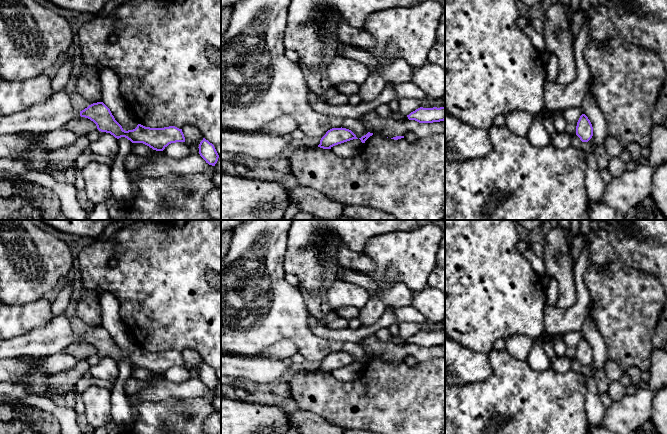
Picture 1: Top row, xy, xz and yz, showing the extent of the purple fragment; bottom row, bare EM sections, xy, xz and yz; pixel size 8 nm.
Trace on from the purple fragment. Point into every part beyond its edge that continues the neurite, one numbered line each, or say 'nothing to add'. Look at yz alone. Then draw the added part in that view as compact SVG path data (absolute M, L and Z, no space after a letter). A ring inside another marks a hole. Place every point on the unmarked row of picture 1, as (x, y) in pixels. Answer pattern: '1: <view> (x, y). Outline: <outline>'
nothing to add

